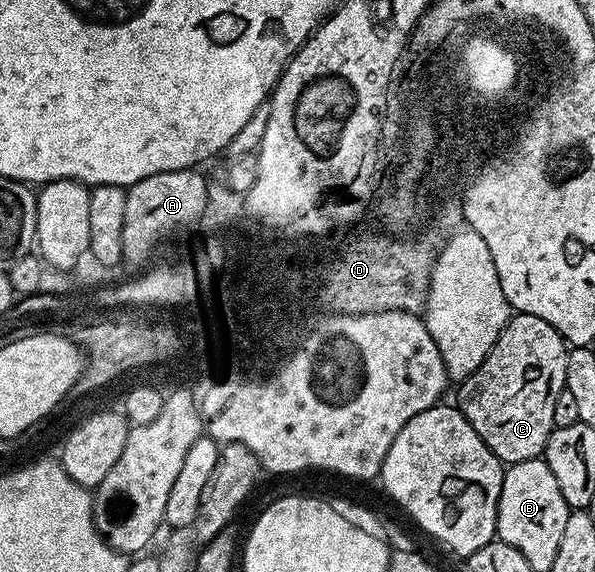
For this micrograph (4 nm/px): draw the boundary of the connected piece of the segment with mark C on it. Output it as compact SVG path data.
M512 314L508 319L501 337L489 349L487 356L481 361L481 365L471 375L462 380L459 387L459 411L477 429L477 437L485 441L500 463L510 465L538 459L543 454L545 445L549 441L553 425L553 409L557 405L557 397L567 385L567 353L569 344L566 339L560 337L557 329L549 325L549 321L541 321L541 317L532 315Z

